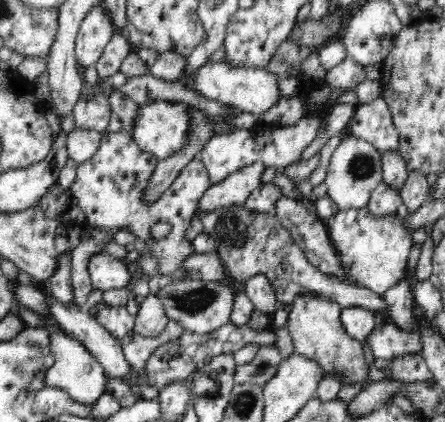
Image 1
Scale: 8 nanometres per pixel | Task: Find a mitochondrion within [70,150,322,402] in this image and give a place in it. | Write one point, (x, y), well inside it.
(194, 302)

